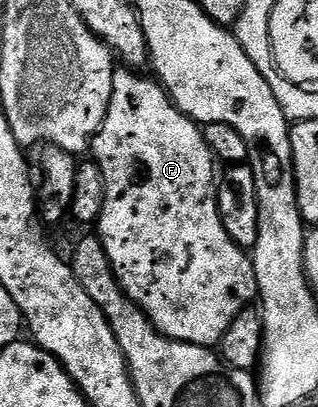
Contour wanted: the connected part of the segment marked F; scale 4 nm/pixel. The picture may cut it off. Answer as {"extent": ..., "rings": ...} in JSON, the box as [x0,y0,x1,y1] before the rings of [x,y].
{"extent":[91,67,258,347],"rings":[[[121,67],[113,74],[113,90],[111,91],[111,103],[107,107],[107,115],[99,127],[99,131],[91,142],[91,157],[97,162],[101,174],[105,180],[105,203],[103,206],[103,218],[109,229],[121,228],[121,233],[100,234],[101,242],[105,247],[105,254],[113,268],[113,274],[117,277],[121,290],[127,294],[139,308],[149,316],[149,322],[171,341],[182,341],[192,345],[204,345],[206,347],[220,346],[223,335],[231,327],[231,323],[243,310],[250,308],[258,300],[257,276],[253,266],[253,258],[244,249],[227,235],[227,227],[223,227],[223,219],[217,210],[217,182],[218,174],[213,174],[215,158],[213,152],[207,147],[202,126],[190,119],[186,113],[174,105],[173,100],[165,92],[164,85],[152,76],[140,77],[140,72],[129,67]]]}

